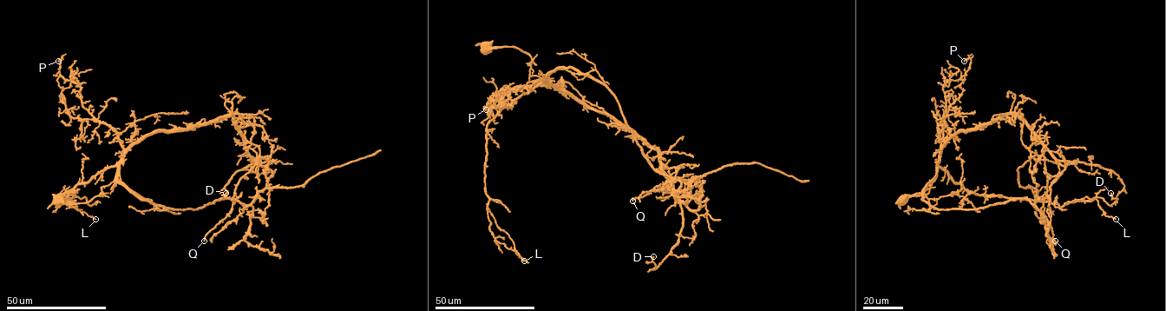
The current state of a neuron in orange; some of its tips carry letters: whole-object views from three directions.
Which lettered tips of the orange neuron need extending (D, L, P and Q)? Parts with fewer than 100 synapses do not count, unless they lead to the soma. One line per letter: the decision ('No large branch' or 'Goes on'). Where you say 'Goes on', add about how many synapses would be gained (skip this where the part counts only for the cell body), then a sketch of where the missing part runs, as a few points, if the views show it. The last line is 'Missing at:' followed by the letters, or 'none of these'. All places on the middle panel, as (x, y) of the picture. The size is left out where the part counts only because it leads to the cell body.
D: No large branch
L: No large branch
P: No large branch
Q: No large branch
Missing at: none of these

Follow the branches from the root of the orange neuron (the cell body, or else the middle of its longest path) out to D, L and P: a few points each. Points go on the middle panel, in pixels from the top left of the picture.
D: (487, 48), (527, 53), (530, 76), (609, 114), (657, 151), (683, 228), (654, 269), (653, 256)
L: (487, 48), (520, 49), (532, 60), (529, 75), (546, 82), (504, 107), (487, 126), (489, 230), (524, 261)
P: (487, 48), (520, 49), (532, 60), (529, 75), (552, 85), (507, 88), (488, 110), (489, 115), (486, 109)

